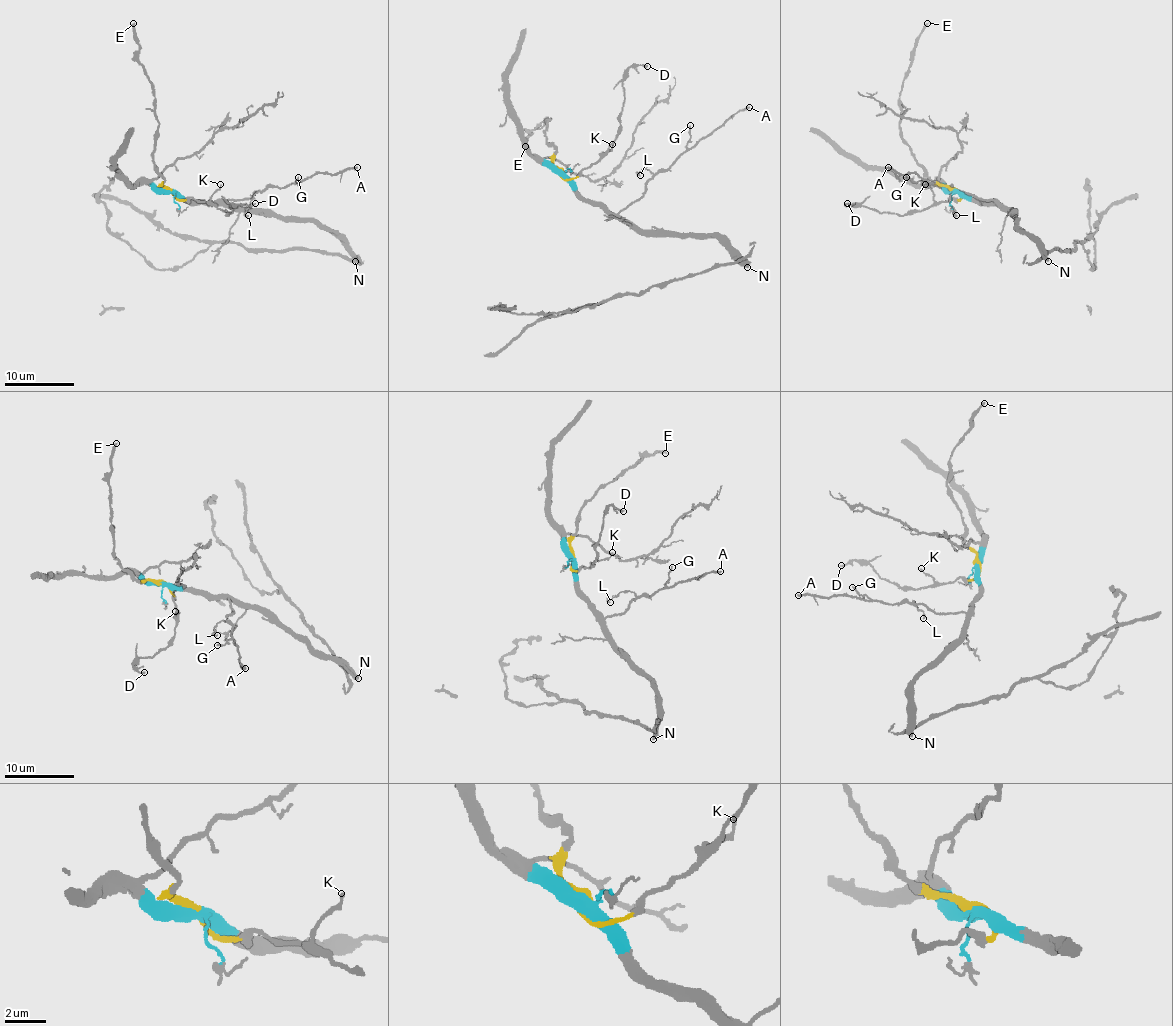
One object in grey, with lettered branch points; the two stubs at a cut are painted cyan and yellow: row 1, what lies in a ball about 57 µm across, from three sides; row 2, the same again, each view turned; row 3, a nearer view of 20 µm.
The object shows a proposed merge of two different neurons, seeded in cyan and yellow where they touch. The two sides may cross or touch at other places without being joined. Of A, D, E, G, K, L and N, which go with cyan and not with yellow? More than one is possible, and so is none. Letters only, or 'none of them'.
A, G, L, N

